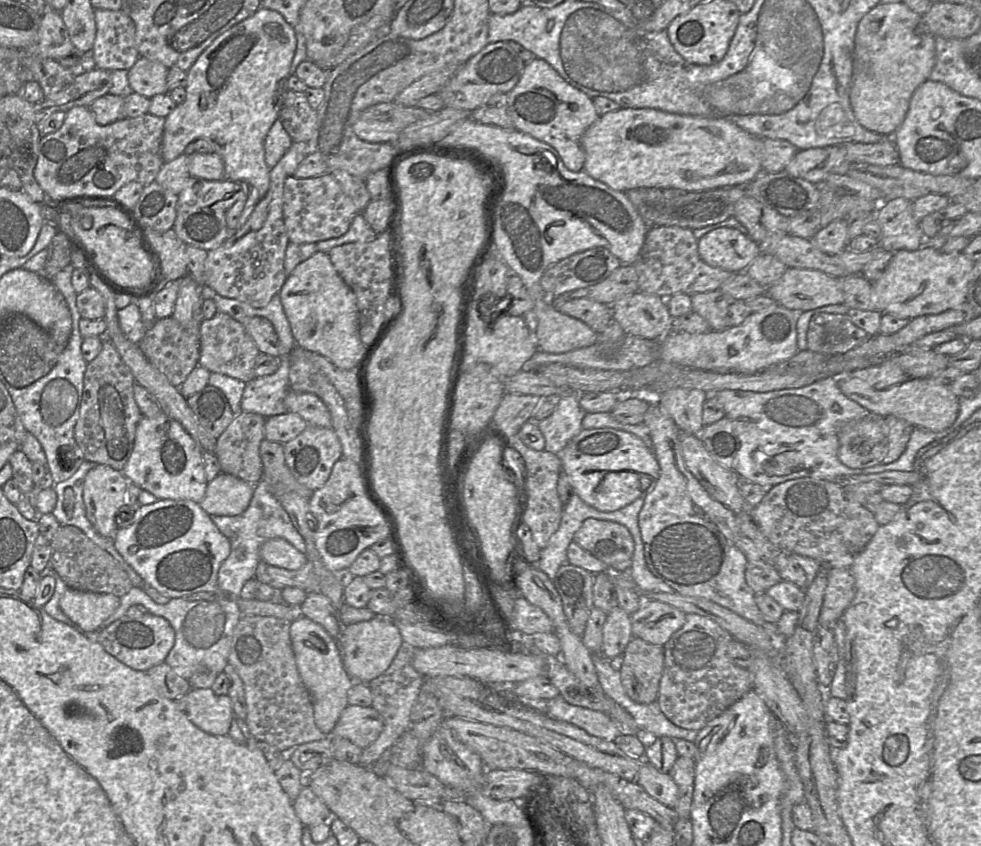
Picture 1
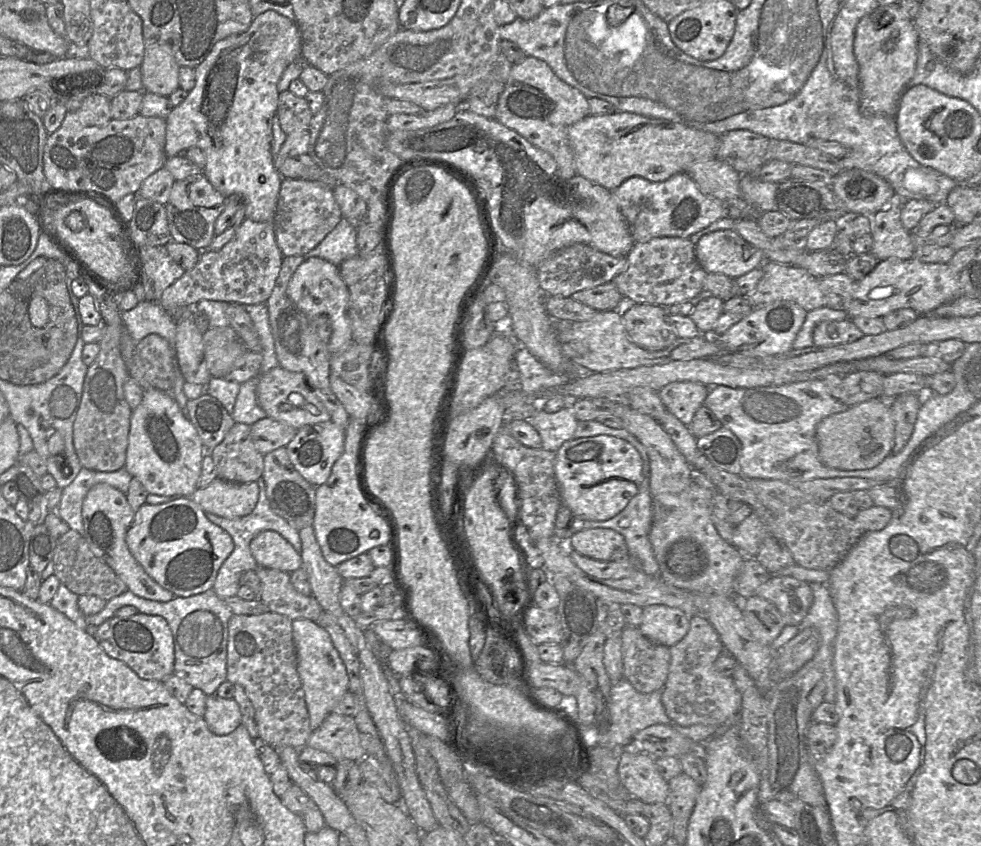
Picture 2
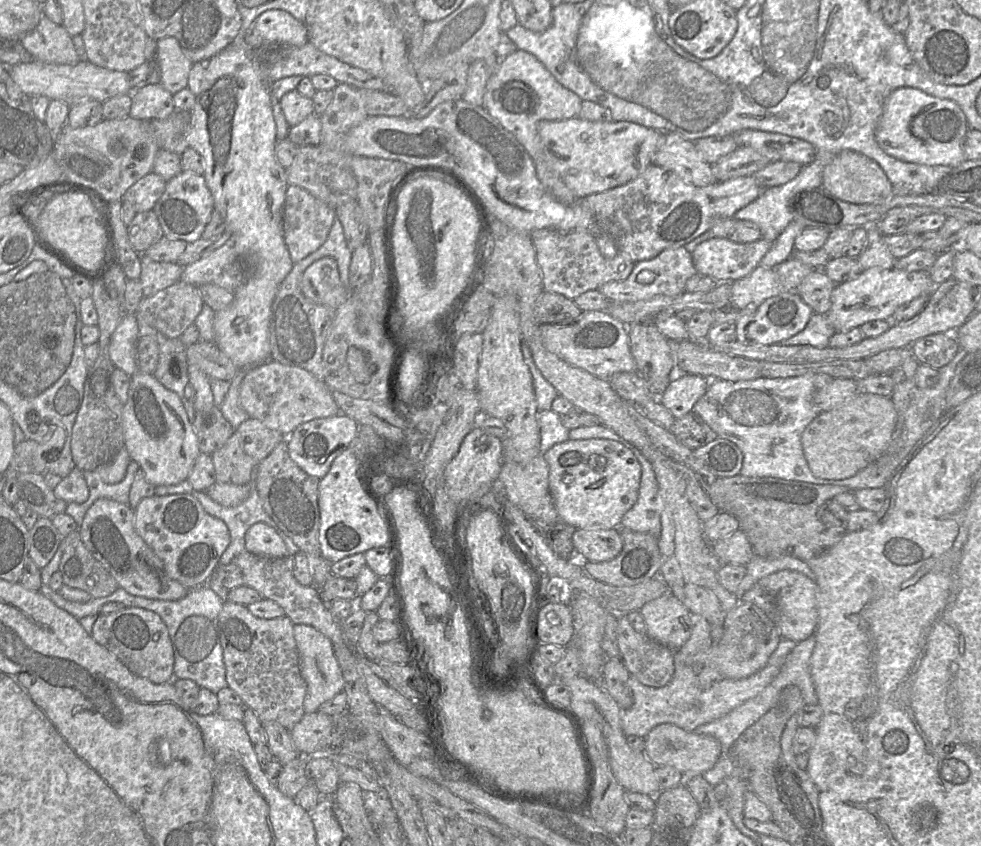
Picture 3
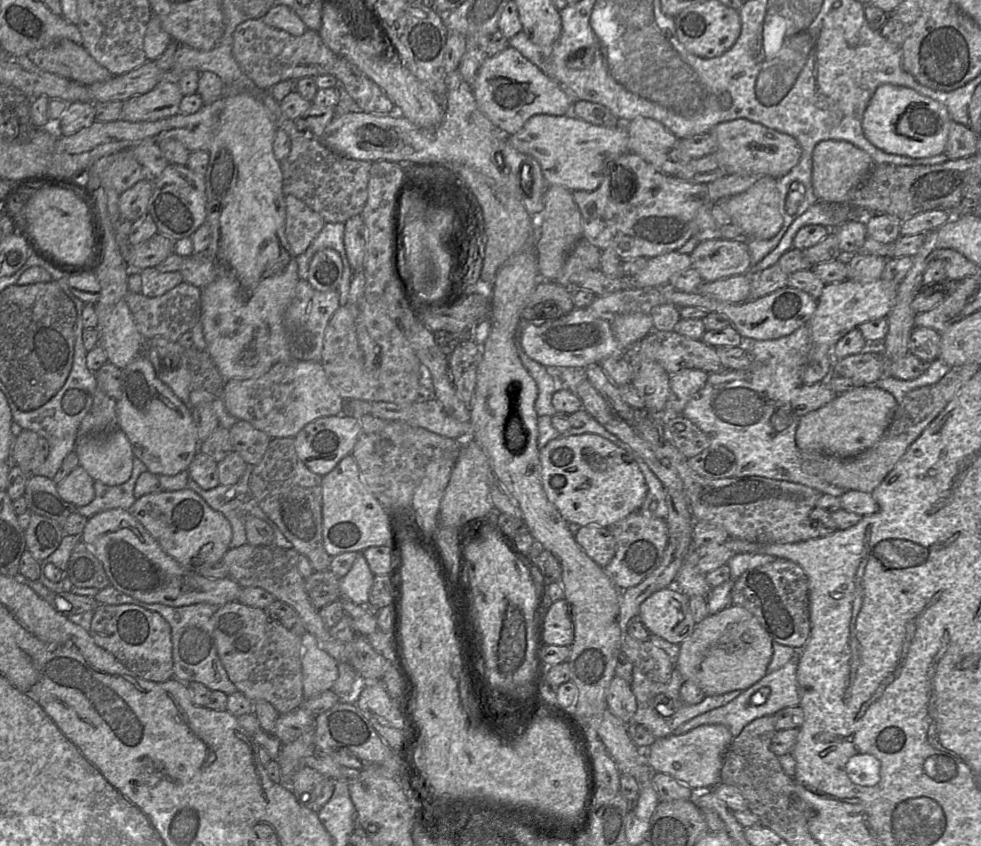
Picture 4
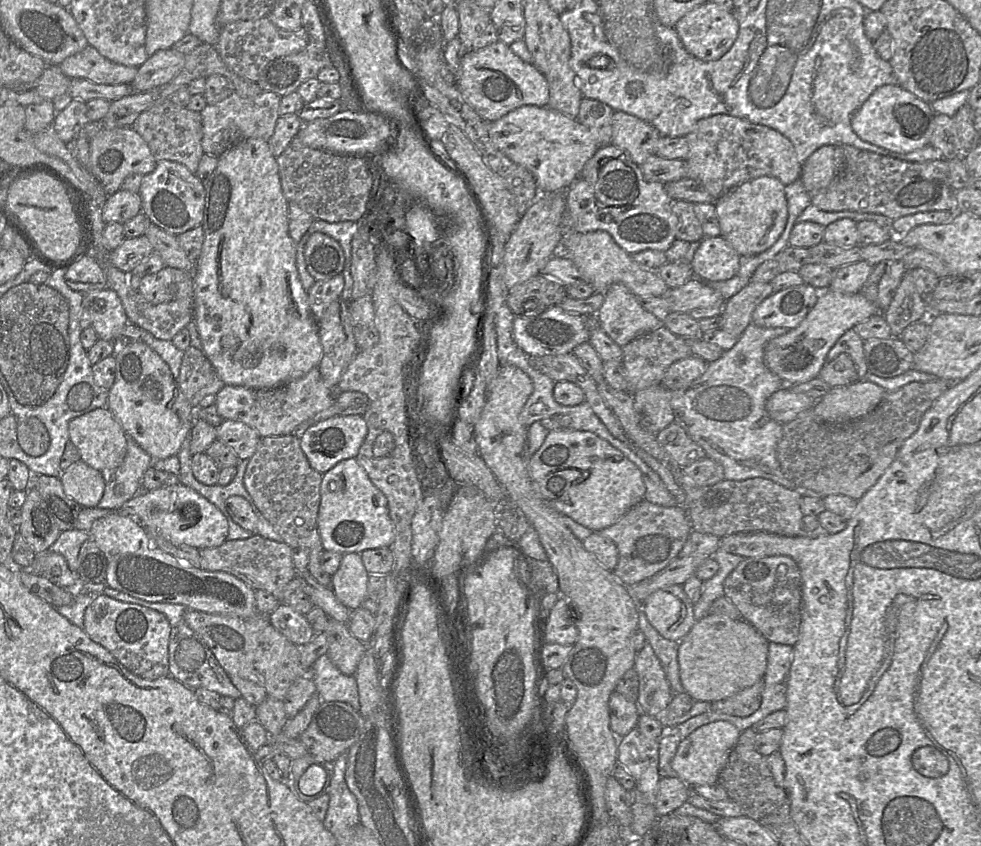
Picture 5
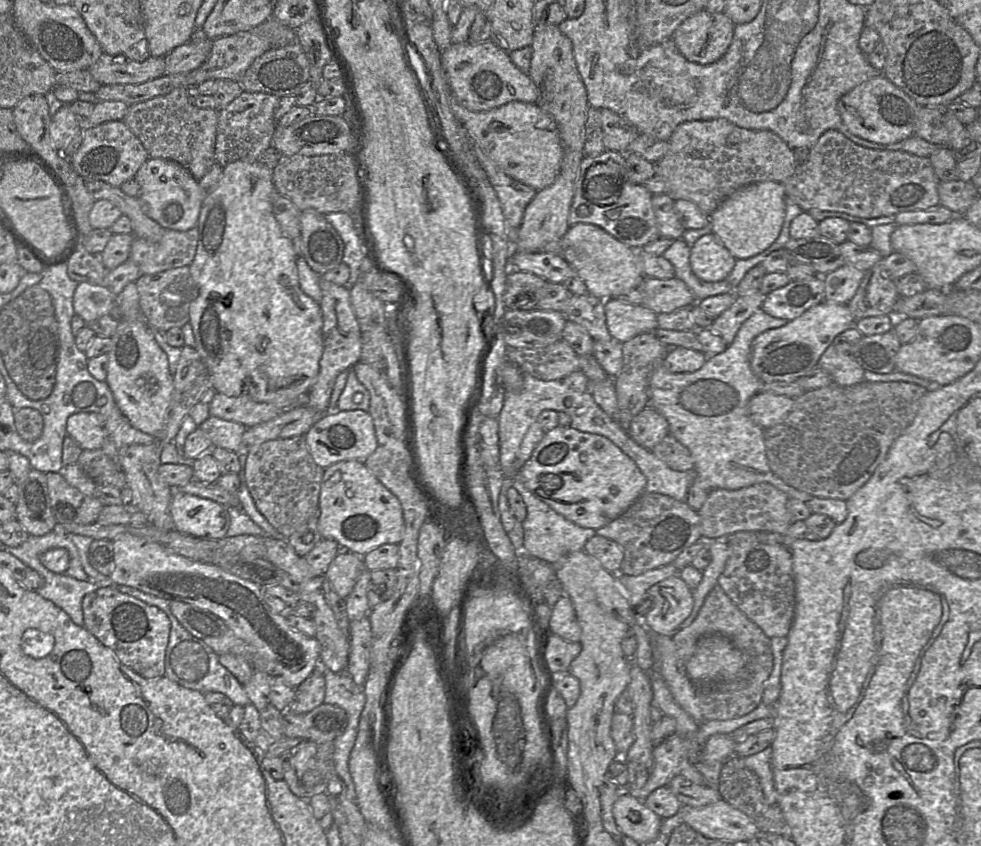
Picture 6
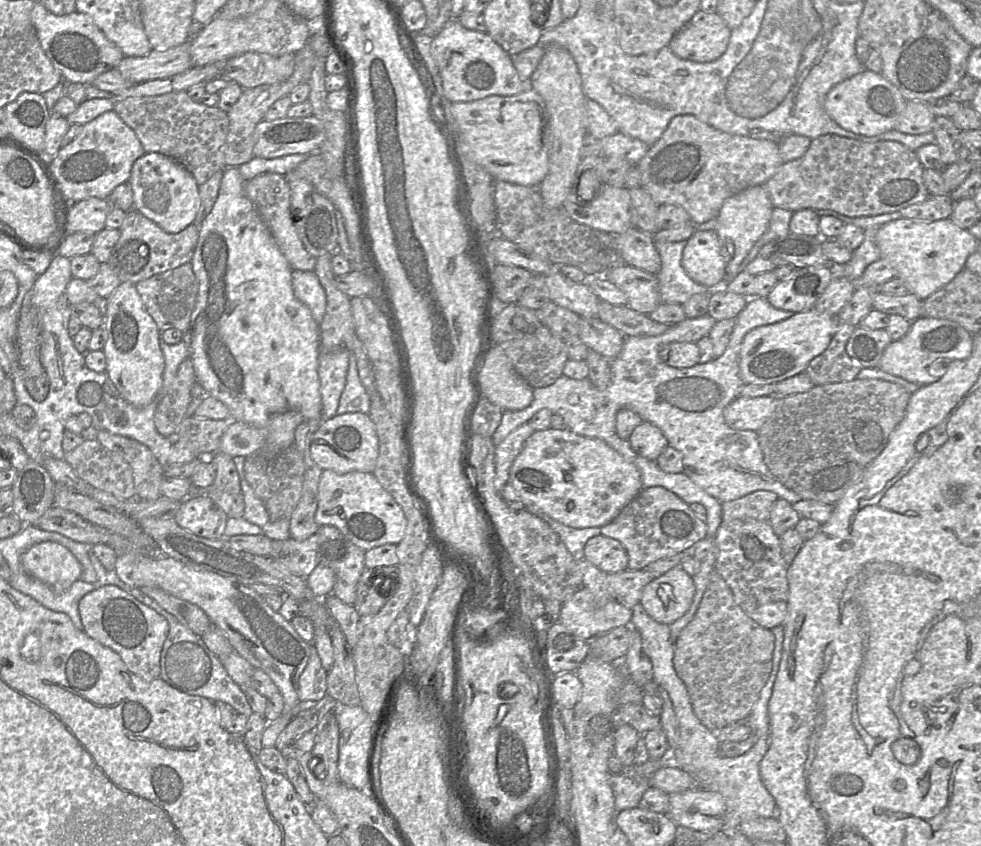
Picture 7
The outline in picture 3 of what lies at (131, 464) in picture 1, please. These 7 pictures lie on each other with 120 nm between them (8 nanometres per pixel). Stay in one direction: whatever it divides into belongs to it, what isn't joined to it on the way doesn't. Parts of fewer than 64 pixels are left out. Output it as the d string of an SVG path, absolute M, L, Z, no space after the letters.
M136 371L130 379L128 398L123 405L124 446L153 486L176 485L187 480L200 454L198 438L180 398L153 375Z

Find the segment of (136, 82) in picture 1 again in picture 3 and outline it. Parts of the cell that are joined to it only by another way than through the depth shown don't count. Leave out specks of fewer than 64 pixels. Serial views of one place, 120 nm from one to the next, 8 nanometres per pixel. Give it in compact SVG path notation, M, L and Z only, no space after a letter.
M165 37L157 41L154 62L160 72L160 84L172 95L188 86L193 63L184 55L176 38Z

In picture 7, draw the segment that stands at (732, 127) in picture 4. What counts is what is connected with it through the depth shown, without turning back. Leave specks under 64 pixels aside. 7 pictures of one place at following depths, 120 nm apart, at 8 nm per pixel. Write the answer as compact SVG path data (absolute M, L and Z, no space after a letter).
M678 115L670 121L661 137L649 147L636 167L641 175L641 188L650 194L655 203L684 208L690 221L697 225L715 219L722 204L729 197L752 186L764 184L782 164L778 143L774 141L729 134L692 115Z

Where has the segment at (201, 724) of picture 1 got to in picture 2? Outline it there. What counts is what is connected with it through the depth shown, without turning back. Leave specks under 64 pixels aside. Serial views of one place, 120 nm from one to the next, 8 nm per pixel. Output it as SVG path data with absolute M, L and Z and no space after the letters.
M210 695L206 698L203 719L212 733L225 735L233 732L241 724L241 713L233 698Z

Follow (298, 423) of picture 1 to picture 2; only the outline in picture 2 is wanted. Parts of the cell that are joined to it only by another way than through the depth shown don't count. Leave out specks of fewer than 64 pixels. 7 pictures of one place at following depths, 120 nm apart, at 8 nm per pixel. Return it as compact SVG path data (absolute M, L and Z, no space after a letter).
M267 416L251 425L250 437L255 448L265 455L279 447L286 447L297 431L298 429Z

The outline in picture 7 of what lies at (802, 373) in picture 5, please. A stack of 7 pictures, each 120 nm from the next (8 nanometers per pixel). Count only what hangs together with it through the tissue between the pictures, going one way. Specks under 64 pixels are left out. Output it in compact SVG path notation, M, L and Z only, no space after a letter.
M811 308L783 321L752 329L743 338L740 348L739 371L744 384L777 383L802 373L814 357L826 350L837 324L835 316Z

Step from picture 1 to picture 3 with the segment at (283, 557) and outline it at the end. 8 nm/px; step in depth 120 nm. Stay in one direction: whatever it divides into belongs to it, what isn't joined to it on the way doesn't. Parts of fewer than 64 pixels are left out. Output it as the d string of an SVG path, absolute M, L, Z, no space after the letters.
M258 522L245 534L246 551L266 557L285 557L290 553L278 533L269 525Z

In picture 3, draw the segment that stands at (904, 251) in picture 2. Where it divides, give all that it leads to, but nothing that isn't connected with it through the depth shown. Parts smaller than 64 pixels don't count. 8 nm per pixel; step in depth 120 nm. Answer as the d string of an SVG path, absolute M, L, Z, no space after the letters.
M877 223L867 227L867 242L857 257L863 271L870 268L892 269L895 258L892 256L883 239L884 236L877 228Z

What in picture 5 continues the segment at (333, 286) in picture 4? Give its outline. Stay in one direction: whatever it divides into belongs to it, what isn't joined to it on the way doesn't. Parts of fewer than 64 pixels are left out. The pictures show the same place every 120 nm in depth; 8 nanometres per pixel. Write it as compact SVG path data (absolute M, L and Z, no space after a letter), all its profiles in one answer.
M314 232L304 249L308 272L318 280L328 280L343 271L345 258L341 245L332 237Z

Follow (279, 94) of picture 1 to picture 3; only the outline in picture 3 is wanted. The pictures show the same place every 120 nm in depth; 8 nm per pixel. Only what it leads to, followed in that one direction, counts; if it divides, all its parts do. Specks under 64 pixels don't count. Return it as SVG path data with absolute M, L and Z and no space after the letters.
M269 9L260 14L247 30L245 38L240 46L229 45L226 49L209 59L206 64L205 76L201 85L201 92L196 96L195 103L190 110L191 122L187 127L186 141L190 148L195 149L205 160L204 177L207 187L209 188L213 199L214 209L220 213L225 221L225 229L231 232L231 238L235 242L236 251L242 260L252 266L252 271L248 275L247 280L233 293L232 302L224 309L215 311L213 319L214 343L218 349L225 354L237 369L251 369L261 363L271 359L270 343L269 343L269 325L271 319L272 304L281 282L291 271L294 263L291 260L290 253L285 245L283 234L283 208L288 188L288 180L286 179L285 168L277 161L275 155L276 147L276 123L272 114L271 106L271 83L263 76L262 65L258 62L258 50L274 50L280 46L290 45L300 47L308 42L308 33L305 24L289 12L281 9Z

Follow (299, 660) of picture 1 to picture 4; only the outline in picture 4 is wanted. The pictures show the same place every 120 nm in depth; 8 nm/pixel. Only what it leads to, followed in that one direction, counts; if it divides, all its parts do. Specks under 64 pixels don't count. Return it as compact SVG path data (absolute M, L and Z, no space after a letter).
M310 632L301 636L302 683L305 699L331 690L338 678L338 663L323 650Z

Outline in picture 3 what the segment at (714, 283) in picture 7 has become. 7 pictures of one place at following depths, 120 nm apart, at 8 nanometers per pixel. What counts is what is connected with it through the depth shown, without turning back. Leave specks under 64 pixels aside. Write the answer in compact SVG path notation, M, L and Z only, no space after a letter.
M712 237L695 248L692 260L697 272L717 283L732 282L749 275L771 245L771 242L763 239L738 243L727 238Z

